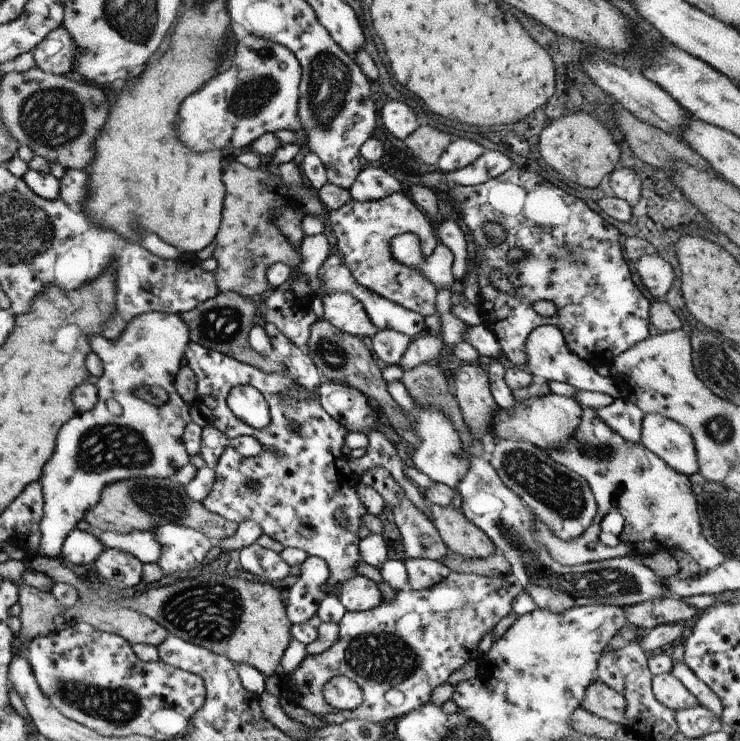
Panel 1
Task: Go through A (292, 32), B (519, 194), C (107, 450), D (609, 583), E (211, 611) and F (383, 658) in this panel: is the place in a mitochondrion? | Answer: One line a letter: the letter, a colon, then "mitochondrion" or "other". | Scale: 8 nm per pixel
A: other
B: other
C: mitochondrion
D: mitochondrion
E: mitochondrion
F: mitochondrion

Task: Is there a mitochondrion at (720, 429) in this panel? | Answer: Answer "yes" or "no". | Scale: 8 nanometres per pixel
yes

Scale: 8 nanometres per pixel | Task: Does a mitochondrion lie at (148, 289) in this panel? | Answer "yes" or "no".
no

